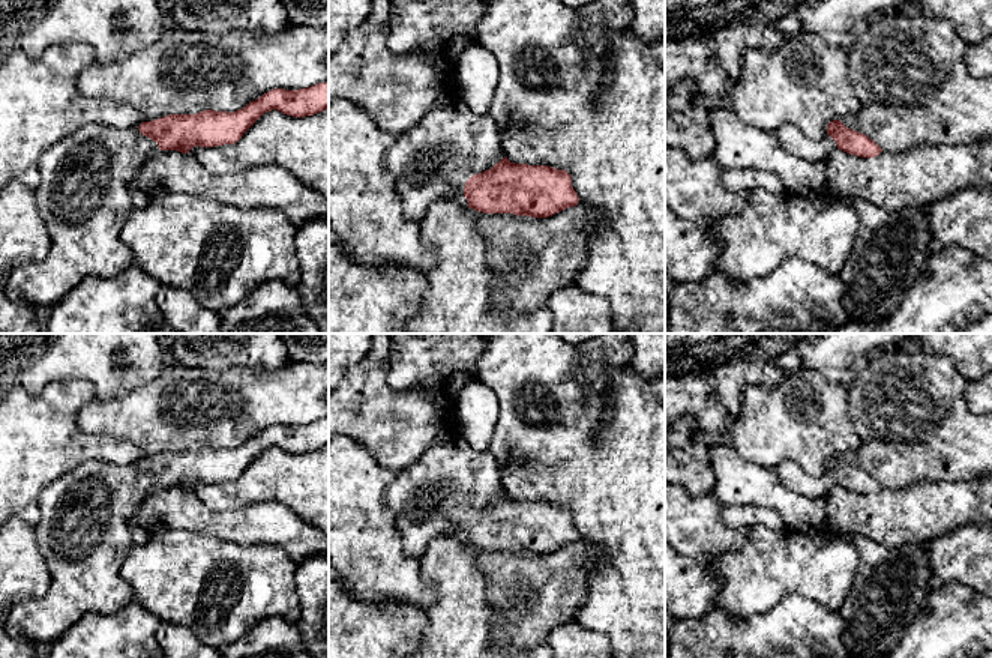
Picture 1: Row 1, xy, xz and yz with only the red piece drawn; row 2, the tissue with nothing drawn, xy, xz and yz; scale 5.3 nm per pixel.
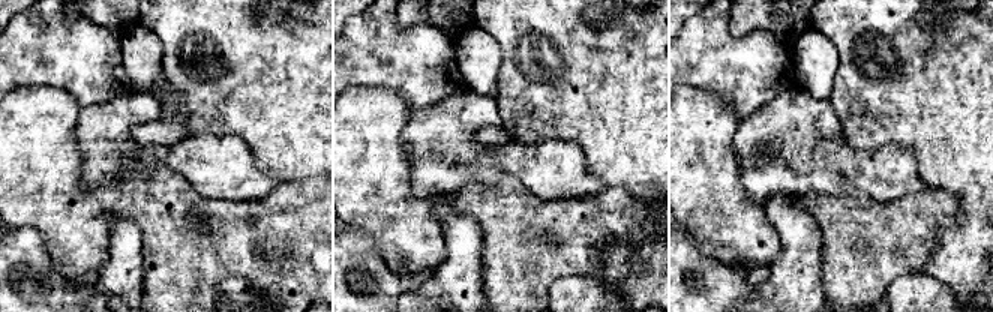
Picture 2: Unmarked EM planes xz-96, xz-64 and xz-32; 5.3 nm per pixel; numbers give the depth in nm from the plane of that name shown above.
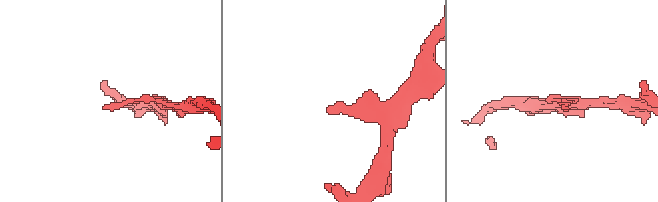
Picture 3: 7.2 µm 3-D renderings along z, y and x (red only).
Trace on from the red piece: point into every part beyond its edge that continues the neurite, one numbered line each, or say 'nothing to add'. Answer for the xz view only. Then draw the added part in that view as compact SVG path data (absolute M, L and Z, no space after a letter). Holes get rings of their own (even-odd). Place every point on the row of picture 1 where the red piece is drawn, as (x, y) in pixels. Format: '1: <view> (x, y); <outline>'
1: xz (431, 161); M447 92L416 125L396 135L386 153L384 167L393 179L405 216L420 222L429 206L441 200L453 207L467 209L465 182L503 158L500 131L494 119L489 114L476 114L455 92Z

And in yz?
1: yz (791, 138); M791 123L780 125L774 134L789 155L807 162L822 162L837 149L828 134L821 140L812 140Z

